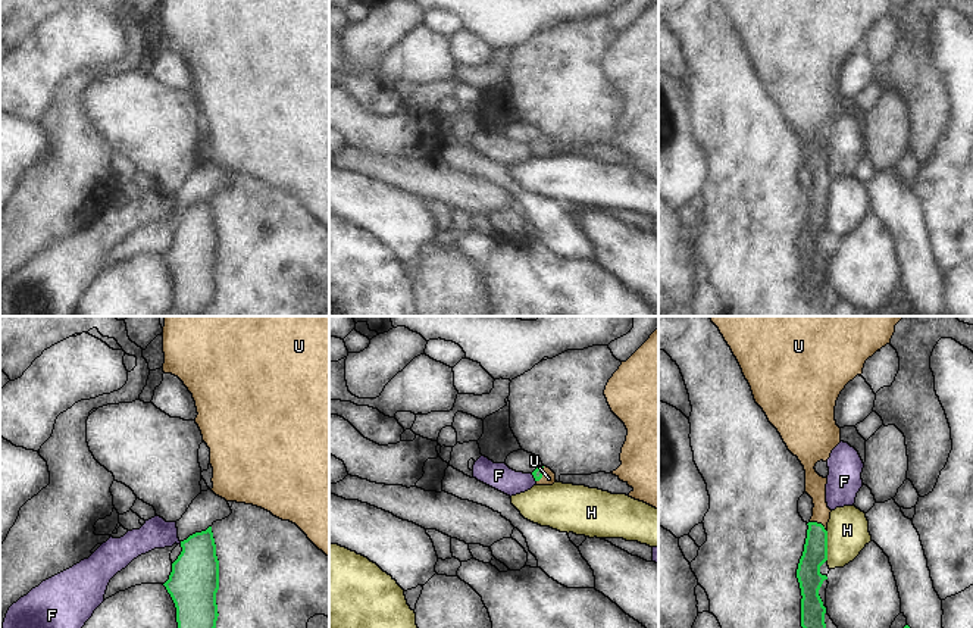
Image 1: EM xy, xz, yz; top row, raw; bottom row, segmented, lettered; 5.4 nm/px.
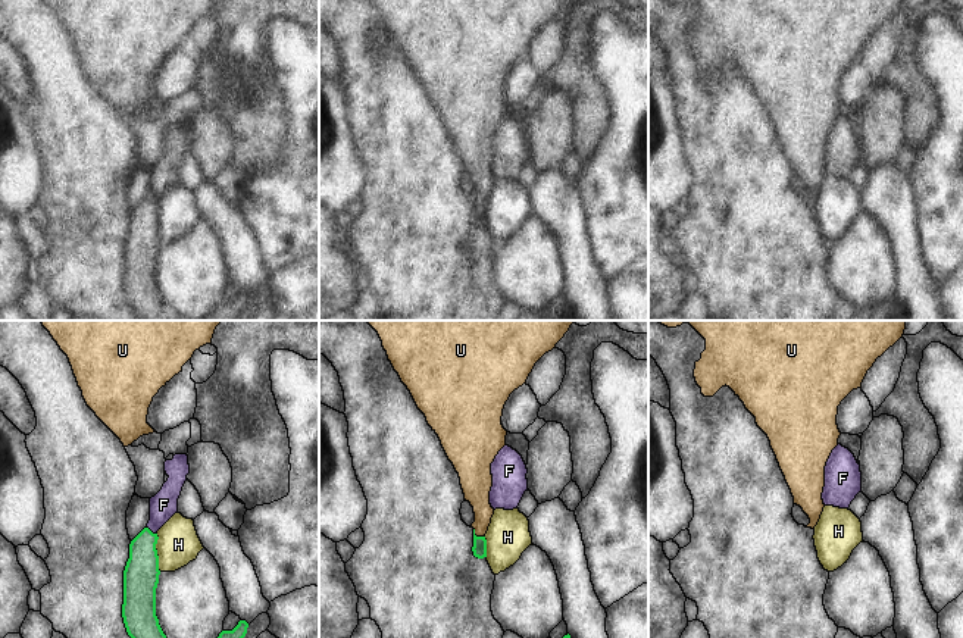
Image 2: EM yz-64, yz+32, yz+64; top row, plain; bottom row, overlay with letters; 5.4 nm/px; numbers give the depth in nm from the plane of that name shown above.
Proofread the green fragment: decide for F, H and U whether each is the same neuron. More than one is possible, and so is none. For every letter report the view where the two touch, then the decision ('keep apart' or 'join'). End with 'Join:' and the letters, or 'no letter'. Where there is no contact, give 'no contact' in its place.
F: meets green in xz; keep apart
H: meets green in yz; keep apart
U: meets green in yz; join
Join: U

